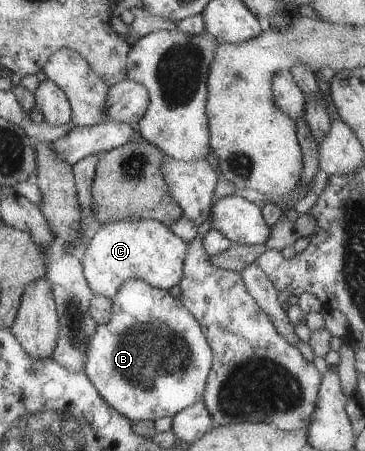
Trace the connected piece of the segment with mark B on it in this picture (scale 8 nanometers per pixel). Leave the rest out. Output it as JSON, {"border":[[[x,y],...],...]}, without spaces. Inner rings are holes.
{"border":[[[141,279],[124,281],[111,300],[110,320],[97,325],[86,345],[84,372],[101,398],[131,422],[174,417],[184,408],[201,401],[213,355],[199,321],[185,308],[183,301]]]}

